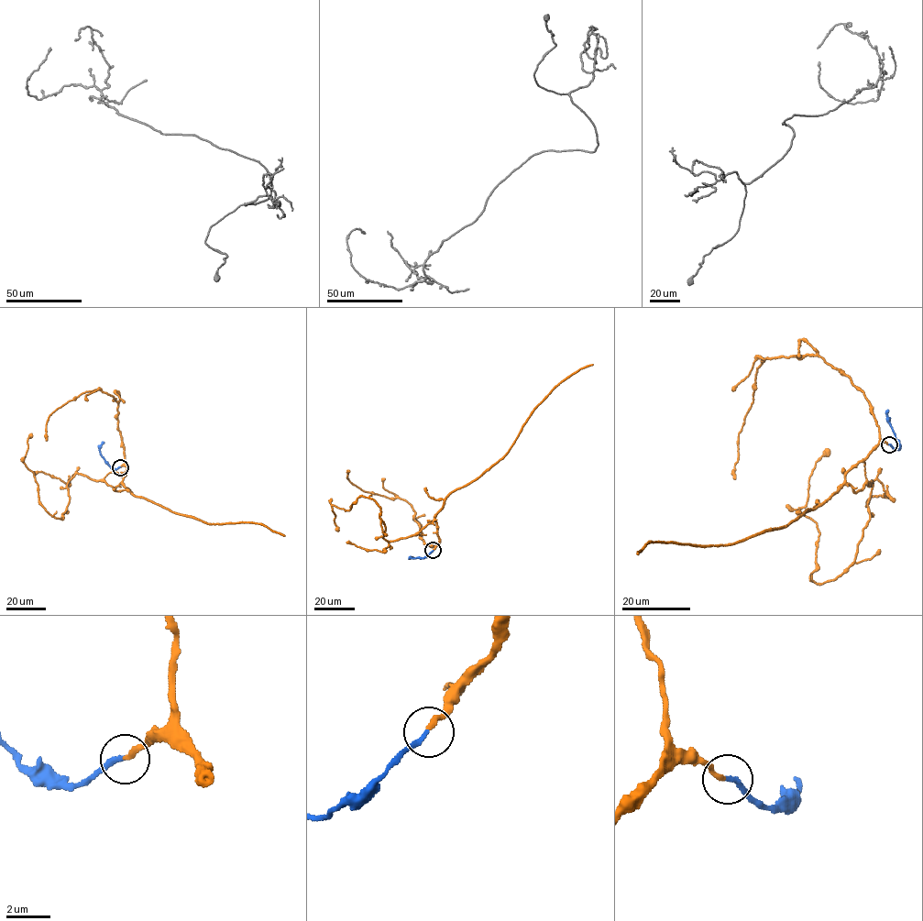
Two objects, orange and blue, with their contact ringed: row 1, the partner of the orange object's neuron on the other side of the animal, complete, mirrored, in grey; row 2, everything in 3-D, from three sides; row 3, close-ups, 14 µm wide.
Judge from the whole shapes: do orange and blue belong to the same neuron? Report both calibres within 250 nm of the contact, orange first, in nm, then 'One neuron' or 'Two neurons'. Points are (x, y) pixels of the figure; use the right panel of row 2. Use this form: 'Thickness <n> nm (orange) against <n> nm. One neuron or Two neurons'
Thickness 220 nm (orange) against 240 nm. One neuron

